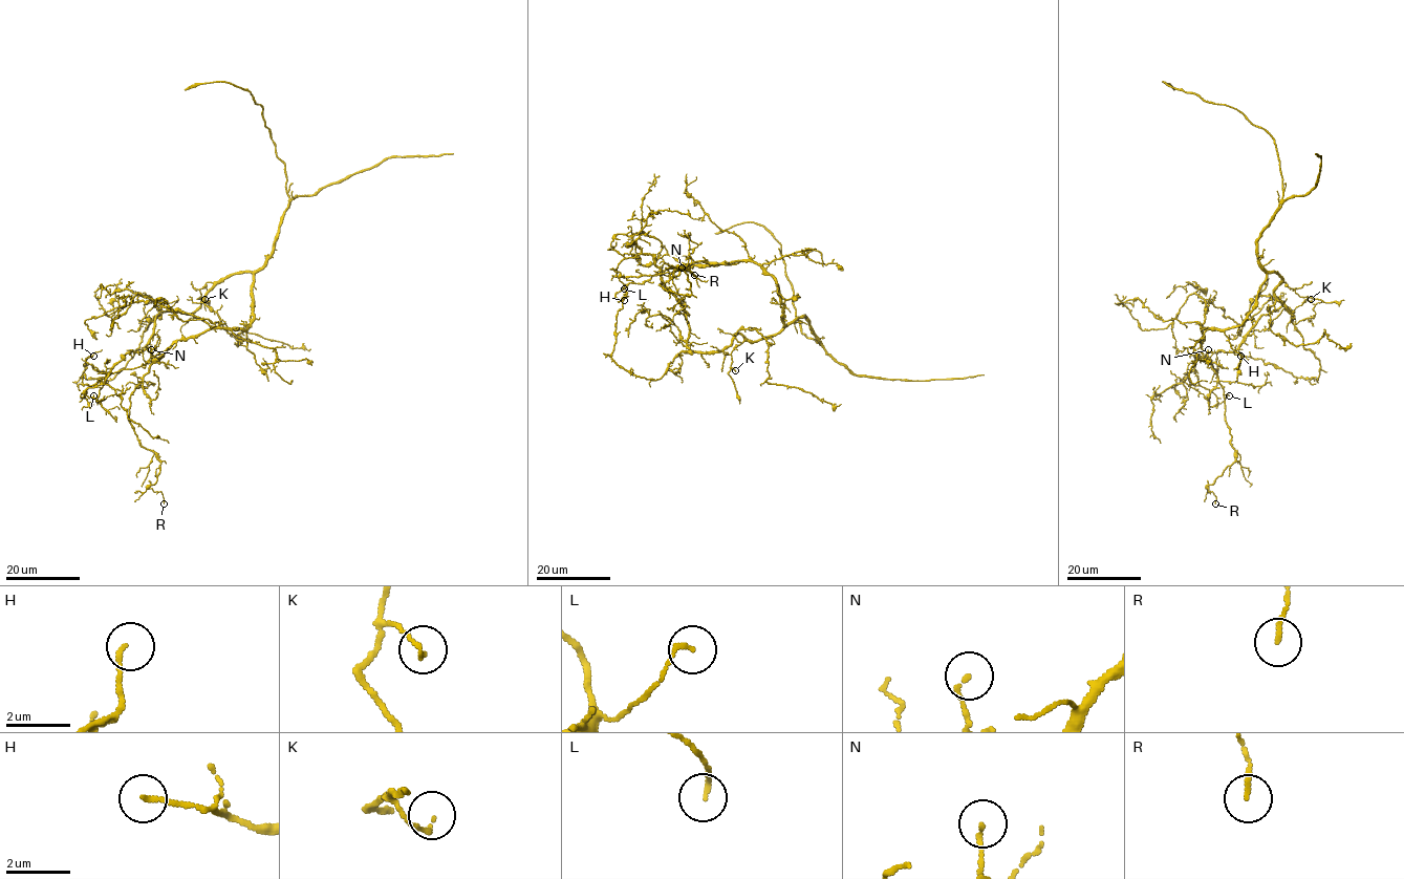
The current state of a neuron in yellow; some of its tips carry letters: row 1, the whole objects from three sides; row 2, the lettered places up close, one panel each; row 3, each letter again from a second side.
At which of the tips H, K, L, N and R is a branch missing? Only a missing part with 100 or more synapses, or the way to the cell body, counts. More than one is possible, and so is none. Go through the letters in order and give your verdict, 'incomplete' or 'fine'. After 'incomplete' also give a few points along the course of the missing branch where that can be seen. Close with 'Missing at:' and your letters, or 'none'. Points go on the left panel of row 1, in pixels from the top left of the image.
H: fine
K: fine
L: fine
N: fine
R: fine
Missing at: none

